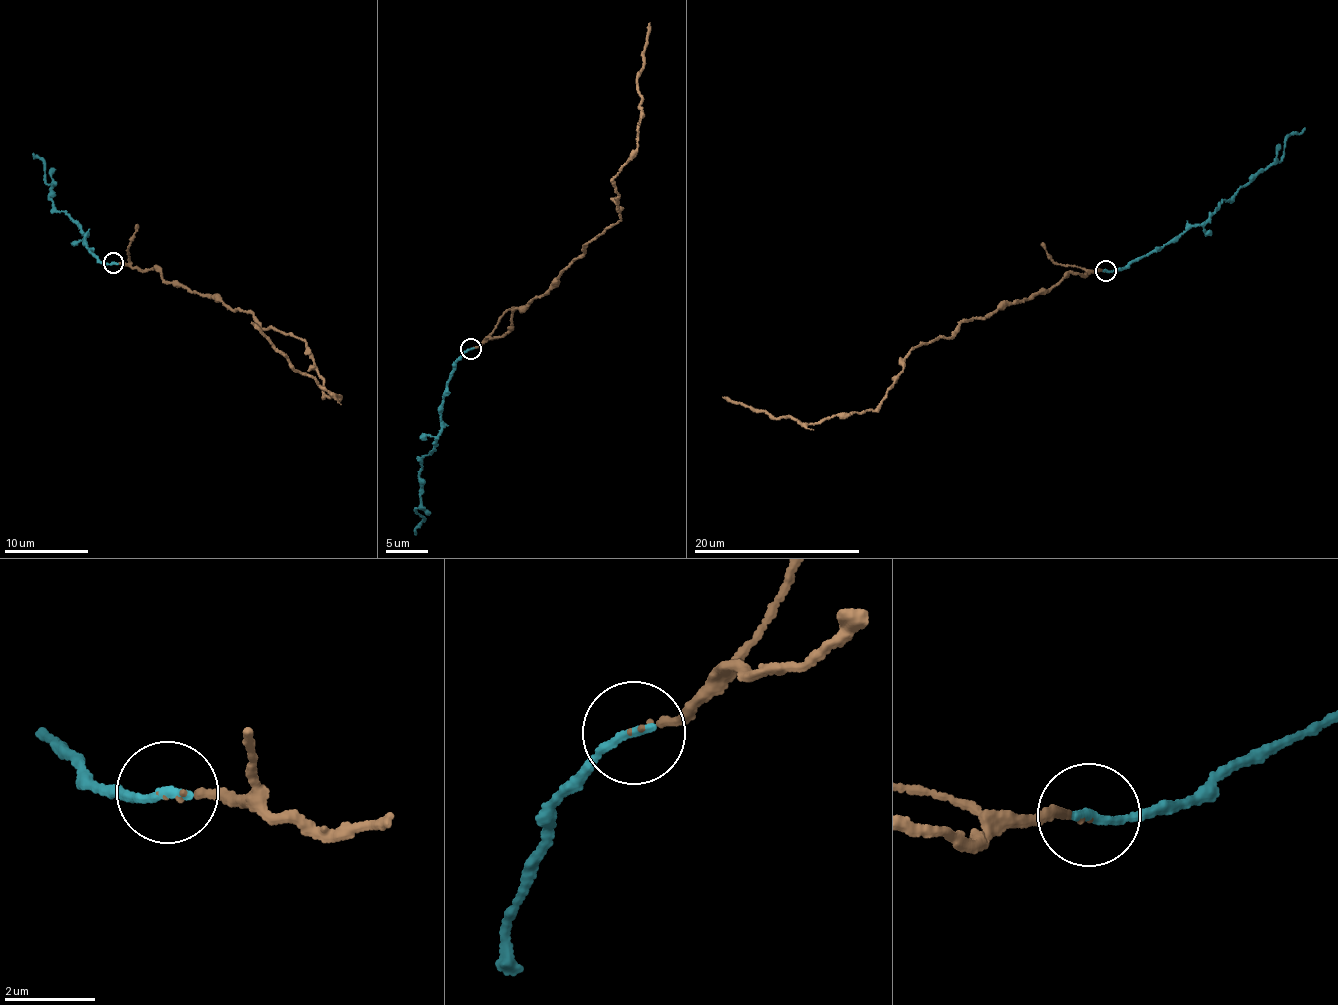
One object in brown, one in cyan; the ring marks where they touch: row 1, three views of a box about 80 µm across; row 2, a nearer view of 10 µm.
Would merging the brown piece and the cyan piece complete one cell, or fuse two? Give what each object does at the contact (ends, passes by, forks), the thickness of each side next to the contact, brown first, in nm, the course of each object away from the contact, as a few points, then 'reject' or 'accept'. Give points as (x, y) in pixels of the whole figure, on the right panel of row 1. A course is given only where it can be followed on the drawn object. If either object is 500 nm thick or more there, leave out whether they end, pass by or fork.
brown ends there; cyan ends there; 50 nm thick on the brown side, 200 nm on the other; brown runs (1105, 271), (1077, 272), (983, 318), (966, 320), (949, 338), (915, 346), (875, 409), (801, 425), (724, 398); cyan runs (1105, 271), (1121, 270), (1205, 220), (1223, 200), (1228, 200), (1283, 155), (1284, 139), (1305, 128); accept

